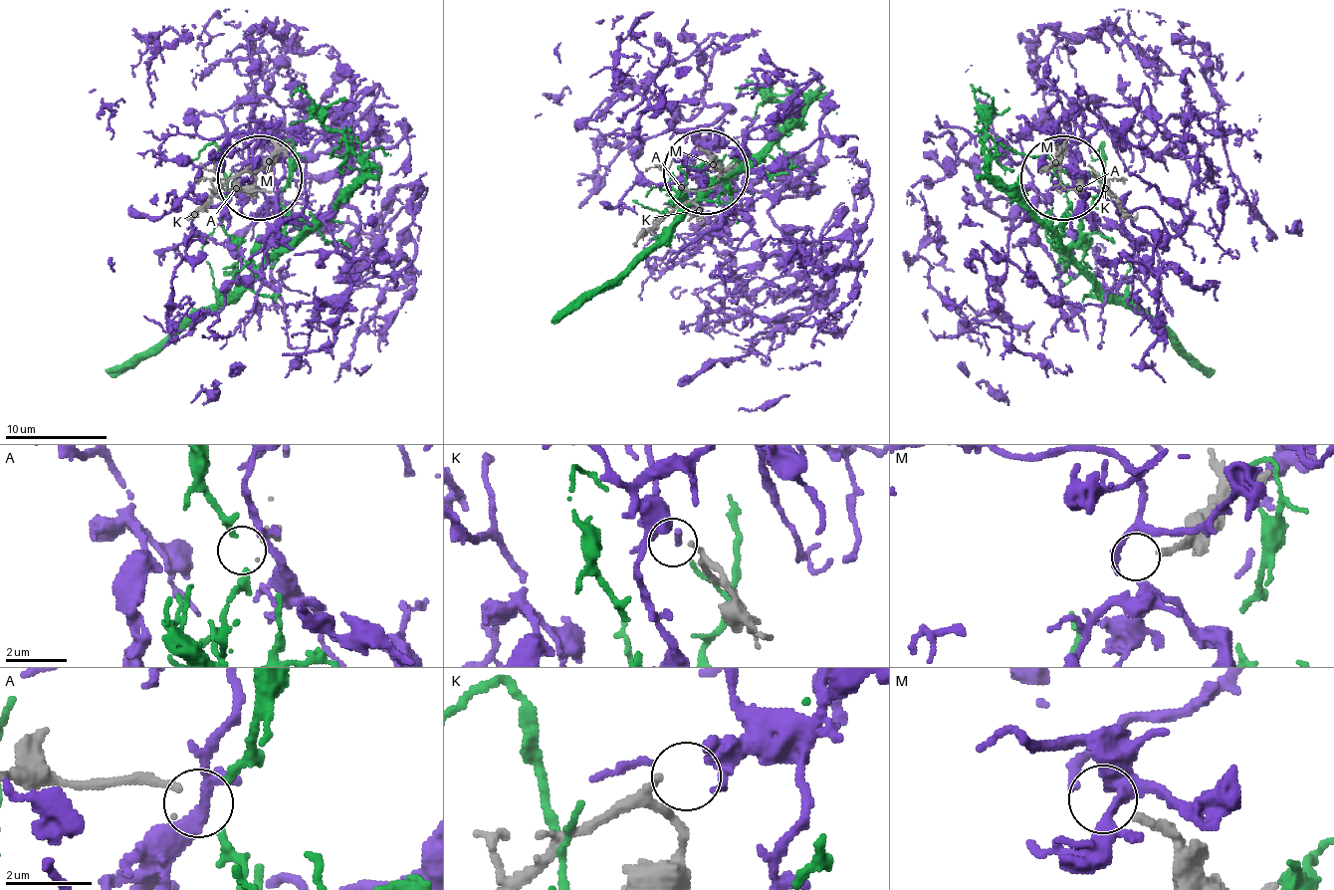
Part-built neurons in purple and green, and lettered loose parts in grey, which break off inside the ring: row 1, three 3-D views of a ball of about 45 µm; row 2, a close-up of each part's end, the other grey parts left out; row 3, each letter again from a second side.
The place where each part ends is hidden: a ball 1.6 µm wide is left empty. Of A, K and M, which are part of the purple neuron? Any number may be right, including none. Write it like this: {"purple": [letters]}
{"purple": ["K"]}

